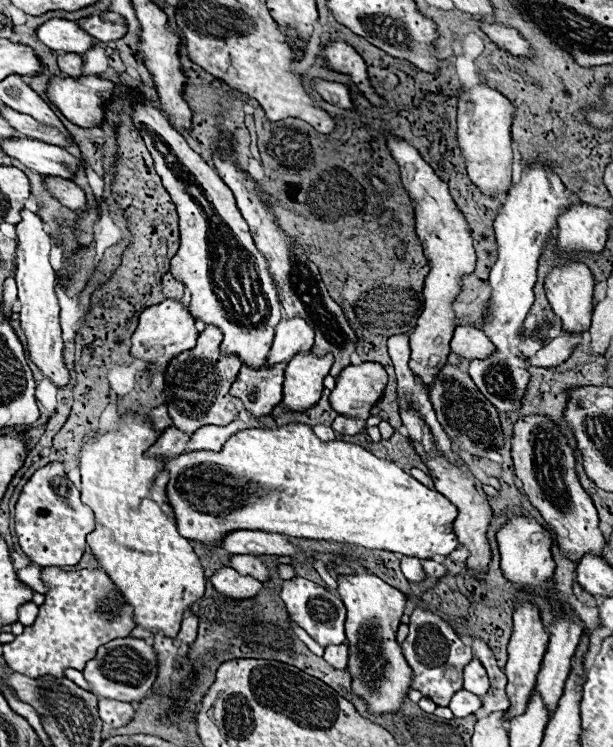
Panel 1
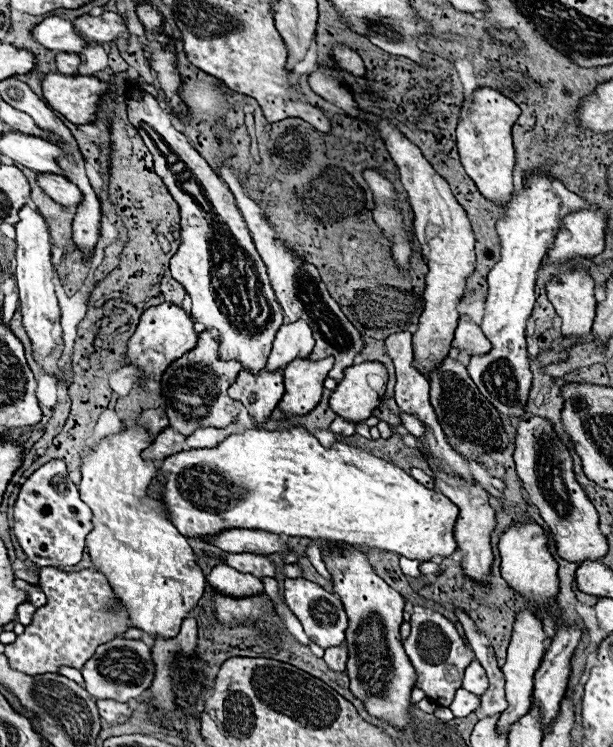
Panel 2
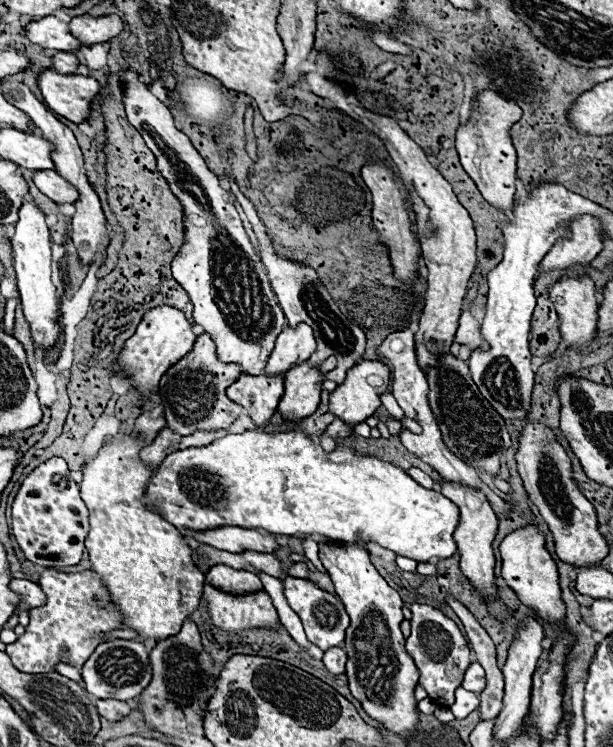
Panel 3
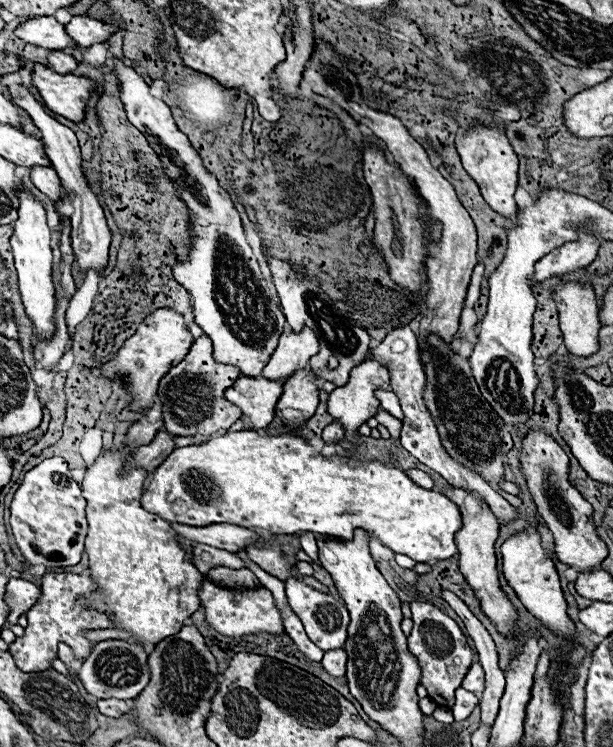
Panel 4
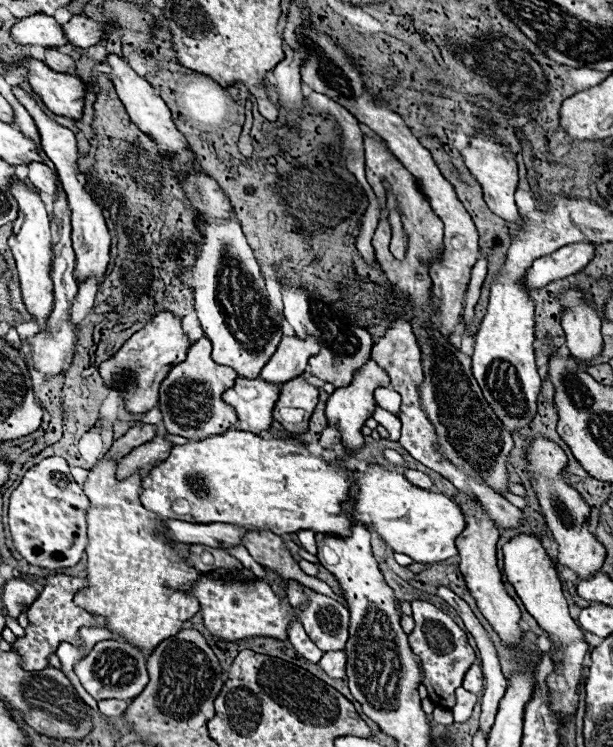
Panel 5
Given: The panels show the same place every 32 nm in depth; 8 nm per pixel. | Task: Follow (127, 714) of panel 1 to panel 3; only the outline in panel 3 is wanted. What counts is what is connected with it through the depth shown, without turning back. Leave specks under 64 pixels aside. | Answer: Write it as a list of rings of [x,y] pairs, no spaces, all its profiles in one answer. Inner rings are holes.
[[[96,700],[96,708],[100,716],[108,720],[122,720],[126,714],[132,712],[132,708],[122,700]]]

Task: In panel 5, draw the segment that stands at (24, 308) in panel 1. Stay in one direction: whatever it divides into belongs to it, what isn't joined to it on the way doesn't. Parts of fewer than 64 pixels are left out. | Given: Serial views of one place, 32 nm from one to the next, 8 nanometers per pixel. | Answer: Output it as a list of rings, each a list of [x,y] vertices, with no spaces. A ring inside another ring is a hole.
[[[20,178],[10,180],[12,196],[18,200],[18,218],[14,220],[14,230],[12,236],[8,238],[8,246],[12,248],[12,254],[16,258],[16,268],[20,274],[20,288],[24,296],[24,304],[28,312],[36,318],[40,328],[46,326],[48,314],[52,312],[52,280],[50,280],[50,262],[52,262],[52,252],[50,252],[50,220],[48,212],[44,208],[44,202],[40,200],[40,194],[28,188]]]

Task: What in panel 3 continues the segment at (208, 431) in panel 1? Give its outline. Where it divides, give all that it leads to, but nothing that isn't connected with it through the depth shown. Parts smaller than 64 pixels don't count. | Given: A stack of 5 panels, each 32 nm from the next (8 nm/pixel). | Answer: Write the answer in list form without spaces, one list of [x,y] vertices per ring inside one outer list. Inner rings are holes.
[[[214,430],[214,432],[194,432],[192,436],[188,436],[188,438],[182,438],[182,440],[180,440],[180,448],[190,448],[190,446],[206,446],[206,444],[210,444],[212,440],[226,436],[228,432],[230,432],[230,430]]]

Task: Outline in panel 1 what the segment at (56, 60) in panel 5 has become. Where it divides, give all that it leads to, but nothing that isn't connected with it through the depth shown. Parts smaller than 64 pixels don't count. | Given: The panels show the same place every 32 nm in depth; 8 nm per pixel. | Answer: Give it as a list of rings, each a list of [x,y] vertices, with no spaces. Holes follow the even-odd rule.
[[[60,54],[58,56],[58,68],[72,76],[72,78],[80,78],[82,72],[80,72],[80,66],[82,66],[82,58],[78,54]]]

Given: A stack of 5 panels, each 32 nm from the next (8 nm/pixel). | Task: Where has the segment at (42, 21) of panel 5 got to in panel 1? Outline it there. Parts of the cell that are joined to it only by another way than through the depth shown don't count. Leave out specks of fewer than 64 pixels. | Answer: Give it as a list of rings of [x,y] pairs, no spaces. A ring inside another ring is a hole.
[[[62,18],[46,20],[42,26],[36,28],[36,36],[42,44],[46,44],[54,52],[84,54],[88,48],[98,44],[92,36],[88,36],[86,32],[80,32],[76,22],[62,20]]]

